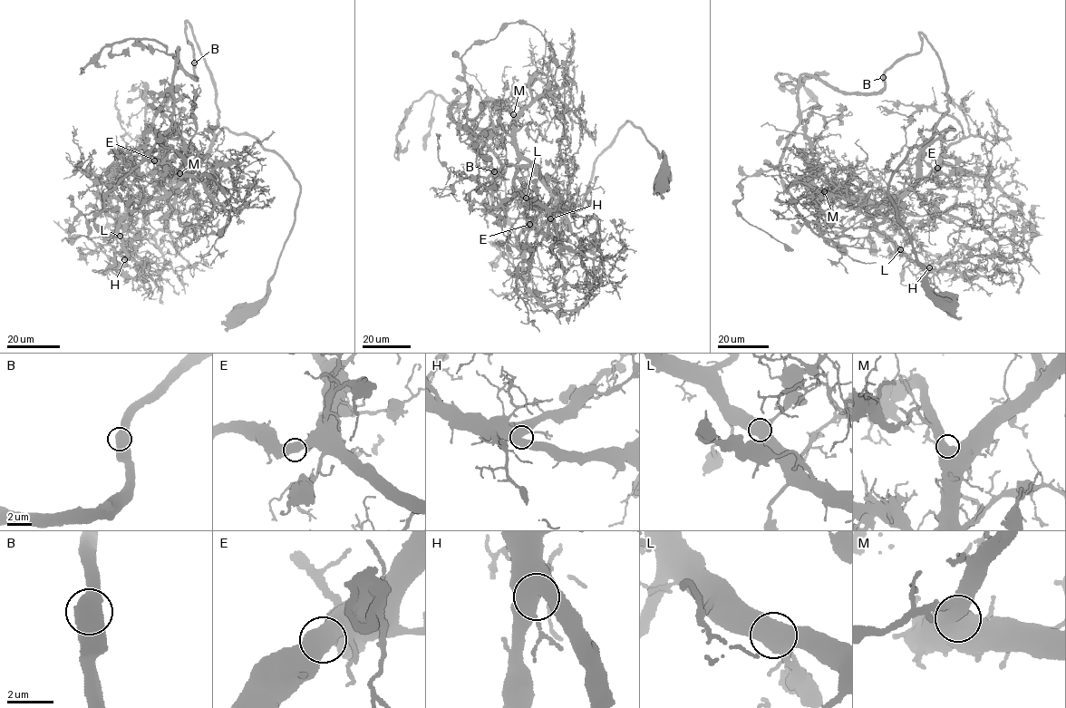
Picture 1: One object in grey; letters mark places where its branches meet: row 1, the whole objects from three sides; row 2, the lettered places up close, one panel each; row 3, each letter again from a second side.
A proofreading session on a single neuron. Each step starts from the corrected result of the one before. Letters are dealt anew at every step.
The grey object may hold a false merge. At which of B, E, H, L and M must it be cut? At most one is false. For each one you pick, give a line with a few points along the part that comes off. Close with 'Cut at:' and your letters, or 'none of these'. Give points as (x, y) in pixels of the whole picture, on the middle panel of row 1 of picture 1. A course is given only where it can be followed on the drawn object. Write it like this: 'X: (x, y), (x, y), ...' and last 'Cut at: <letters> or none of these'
Cut at: none of these

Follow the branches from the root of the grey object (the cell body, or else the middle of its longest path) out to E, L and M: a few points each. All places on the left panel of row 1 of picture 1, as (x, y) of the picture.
E: (243, 312), (265, 295), (294, 223), (300, 186), (289, 164), (253, 137), (223, 128), (190, 171), (154, 160)
L: (243, 312), (265, 295), (300, 193), (289, 164), (253, 137), (221, 130), (193, 170), (122, 218), (120, 236)
M: (243, 312), (266, 293), (294, 223), (299, 182), (286, 161), (227, 129), (165, 190), (165, 179), (179, 173)

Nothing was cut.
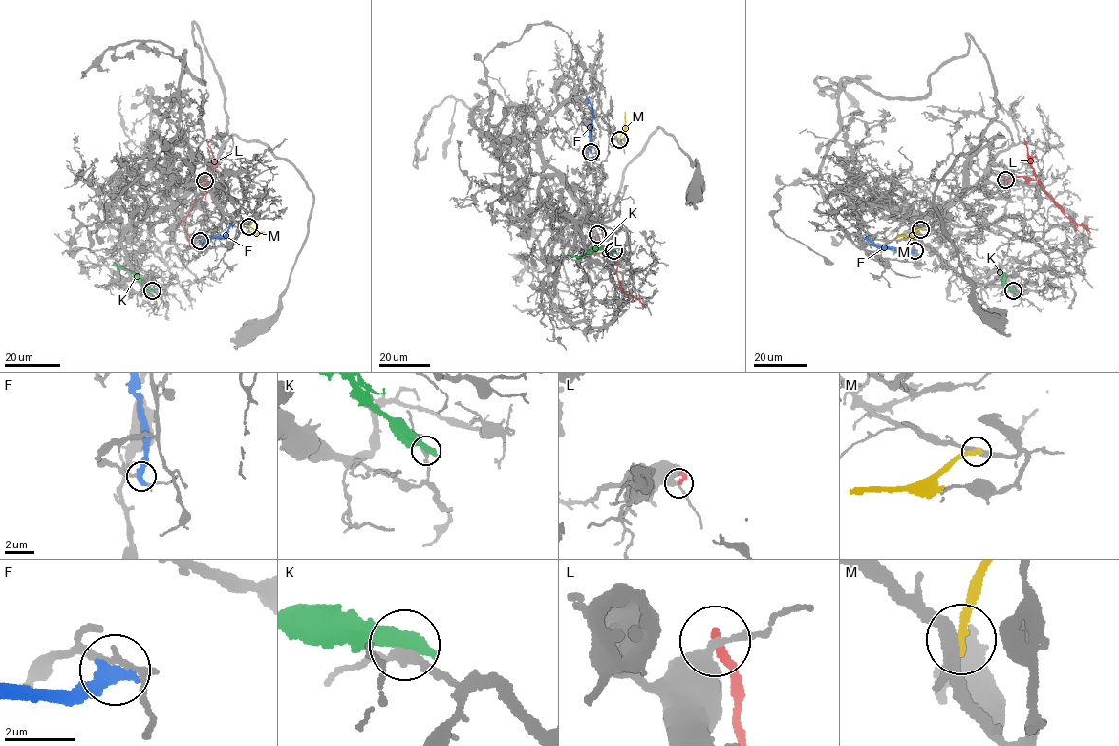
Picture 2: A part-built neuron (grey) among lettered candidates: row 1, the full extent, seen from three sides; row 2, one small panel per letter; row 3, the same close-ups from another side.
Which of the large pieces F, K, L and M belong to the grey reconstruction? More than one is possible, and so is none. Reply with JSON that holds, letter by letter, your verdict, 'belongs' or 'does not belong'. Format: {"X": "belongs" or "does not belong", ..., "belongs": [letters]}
{"F": "does not belong", "K": "does not belong", "L": "does not belong", "M": "does not belong", "belongs": []}

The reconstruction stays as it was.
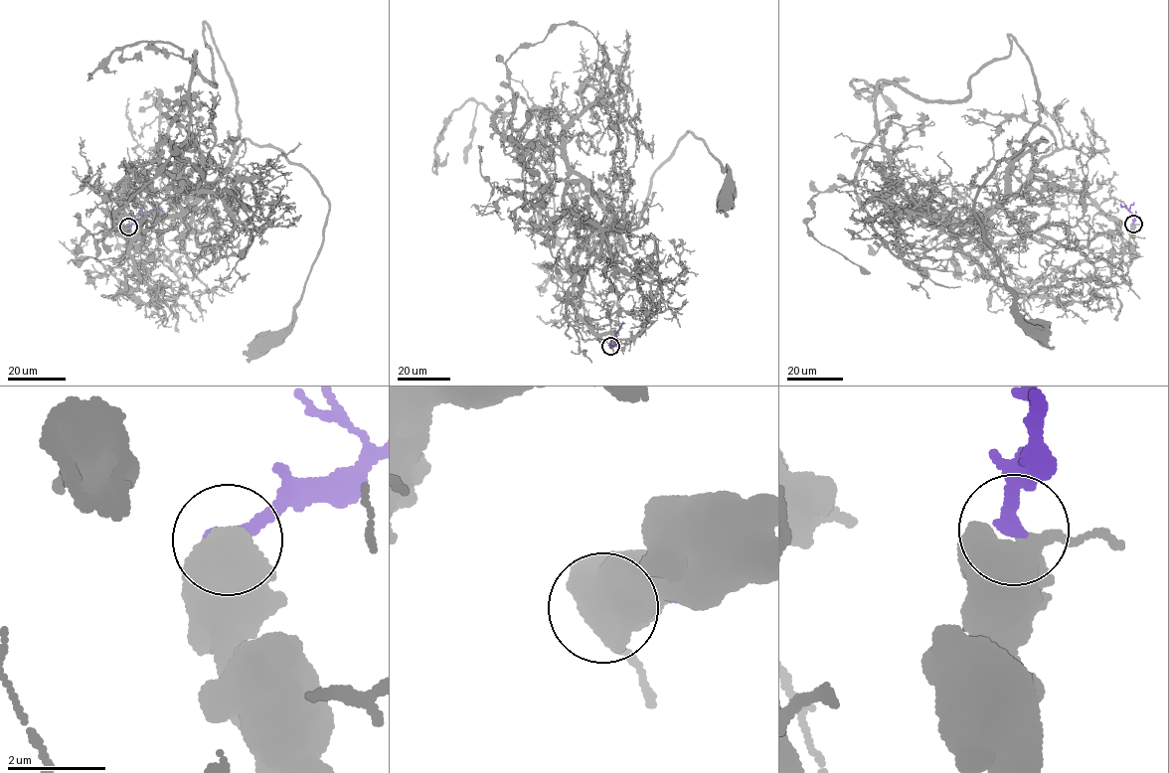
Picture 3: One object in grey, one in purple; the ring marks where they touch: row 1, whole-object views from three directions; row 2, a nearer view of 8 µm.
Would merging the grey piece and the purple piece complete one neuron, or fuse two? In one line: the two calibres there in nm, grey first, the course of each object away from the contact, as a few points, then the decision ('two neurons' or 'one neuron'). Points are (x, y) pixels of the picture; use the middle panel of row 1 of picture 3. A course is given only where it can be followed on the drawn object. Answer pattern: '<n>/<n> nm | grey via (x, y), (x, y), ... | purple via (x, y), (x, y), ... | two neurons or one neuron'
500/320 nm | grey via (611, 347), (657, 307), (601, 210), (633, 229), (654, 171), (692, 131), (729, 173), (726, 198) | purple via (611, 346), (614, 346), (613, 338), (624, 323) | one neuron

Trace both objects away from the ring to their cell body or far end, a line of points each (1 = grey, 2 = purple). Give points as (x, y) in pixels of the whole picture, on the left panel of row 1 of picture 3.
1: (127, 227), (174, 271), (245, 139), (308, 171), (322, 246), (266, 341)
2: (128, 227), (146, 212), (164, 212)

